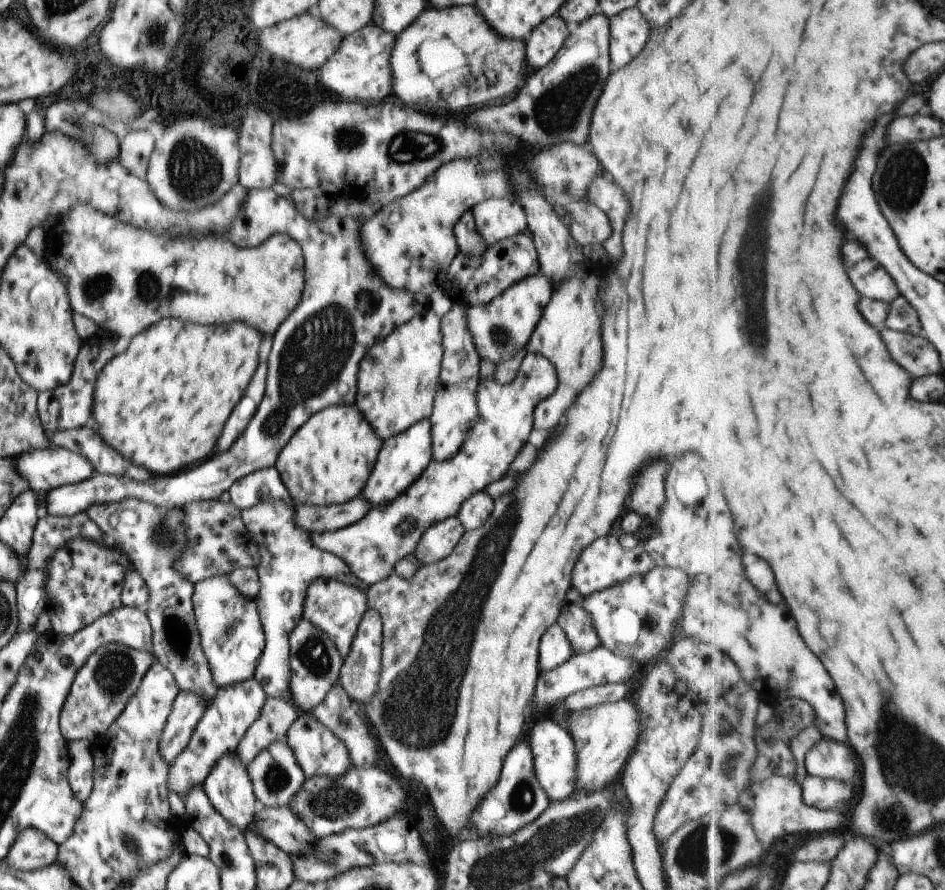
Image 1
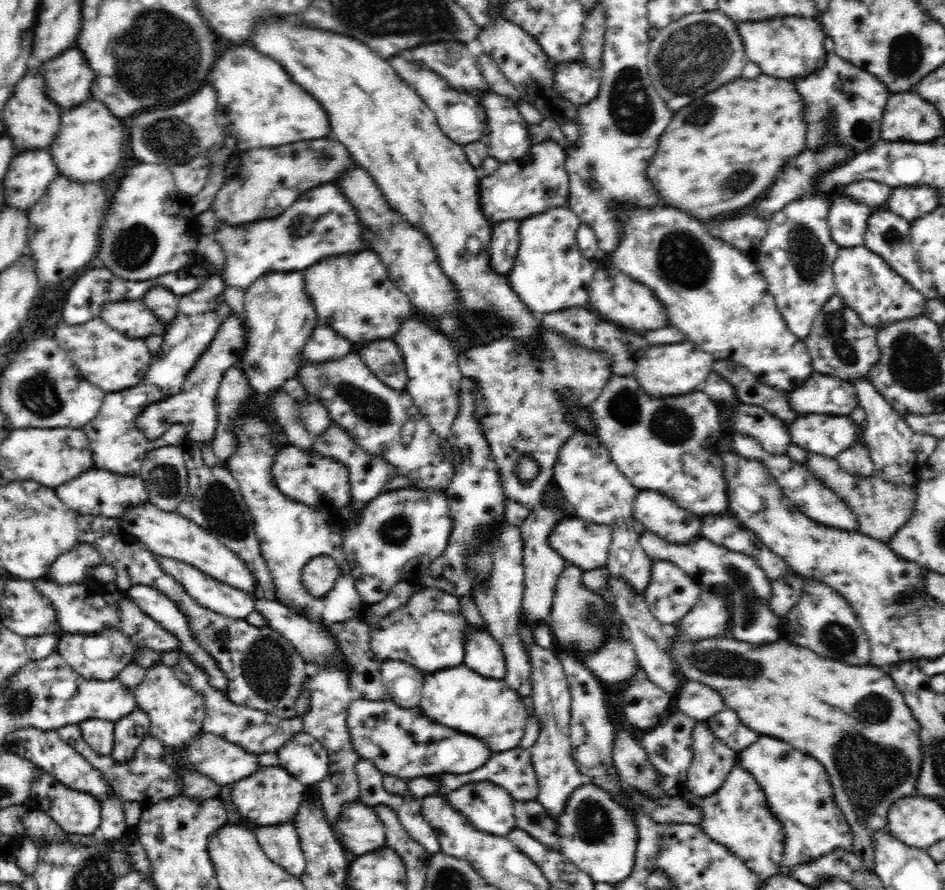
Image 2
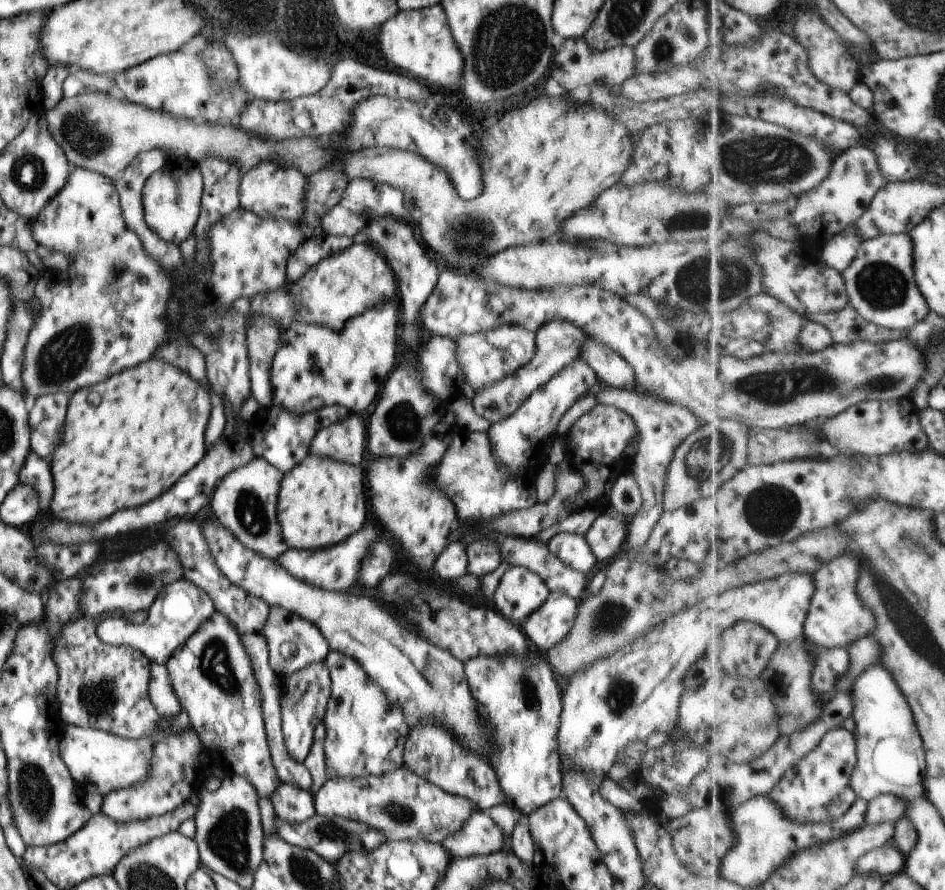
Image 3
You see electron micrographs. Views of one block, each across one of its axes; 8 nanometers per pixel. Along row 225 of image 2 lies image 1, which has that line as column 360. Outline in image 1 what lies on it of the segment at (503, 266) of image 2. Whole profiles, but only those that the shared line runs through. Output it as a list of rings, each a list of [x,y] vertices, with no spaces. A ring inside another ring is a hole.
[[[360,494],[345,503],[326,506],[297,504],[294,508],[296,526],[309,533],[320,533],[332,532],[358,522],[370,512],[372,504],[366,500],[364,494]]]

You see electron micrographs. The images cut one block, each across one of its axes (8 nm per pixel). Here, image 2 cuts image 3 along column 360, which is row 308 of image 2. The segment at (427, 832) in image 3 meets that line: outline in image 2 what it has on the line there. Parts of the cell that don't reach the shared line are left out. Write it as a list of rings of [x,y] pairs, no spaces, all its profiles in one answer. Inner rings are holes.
[[[815,194],[786,204],[767,222],[766,236],[754,251],[777,309],[789,331],[801,339],[810,332],[822,306],[837,294],[832,262],[841,248],[834,242],[827,223],[829,208],[828,199]]]

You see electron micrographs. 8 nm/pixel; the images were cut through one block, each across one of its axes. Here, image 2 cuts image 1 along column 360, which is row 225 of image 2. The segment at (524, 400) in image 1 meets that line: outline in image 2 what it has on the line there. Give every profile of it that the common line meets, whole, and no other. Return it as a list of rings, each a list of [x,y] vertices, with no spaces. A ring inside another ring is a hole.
[[[568,206],[551,208],[519,221],[518,250],[506,275],[513,291],[537,315],[573,306],[588,306],[595,263],[582,256],[576,241],[581,223]]]

